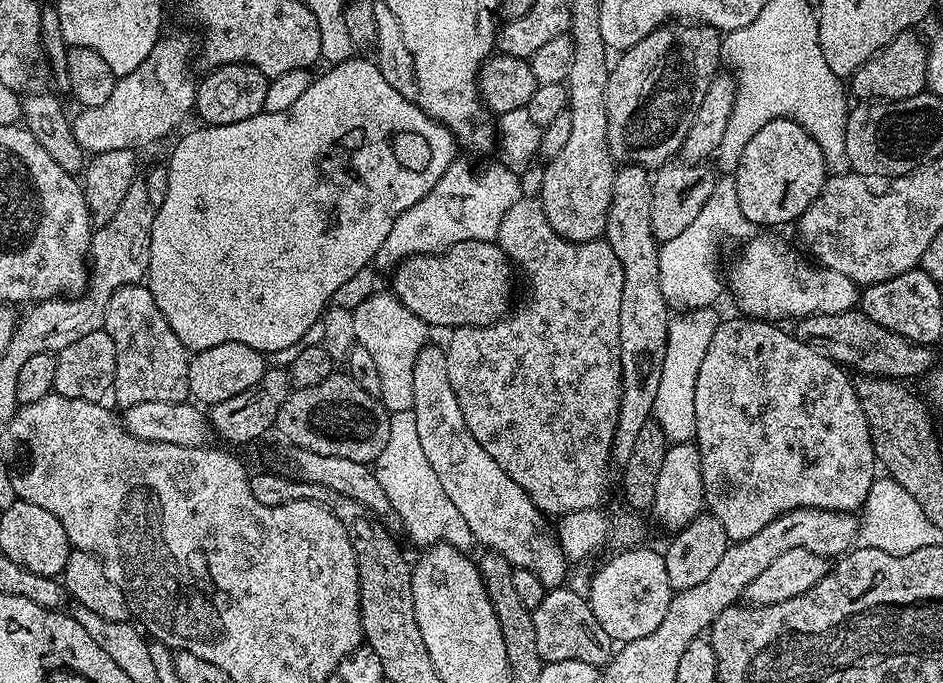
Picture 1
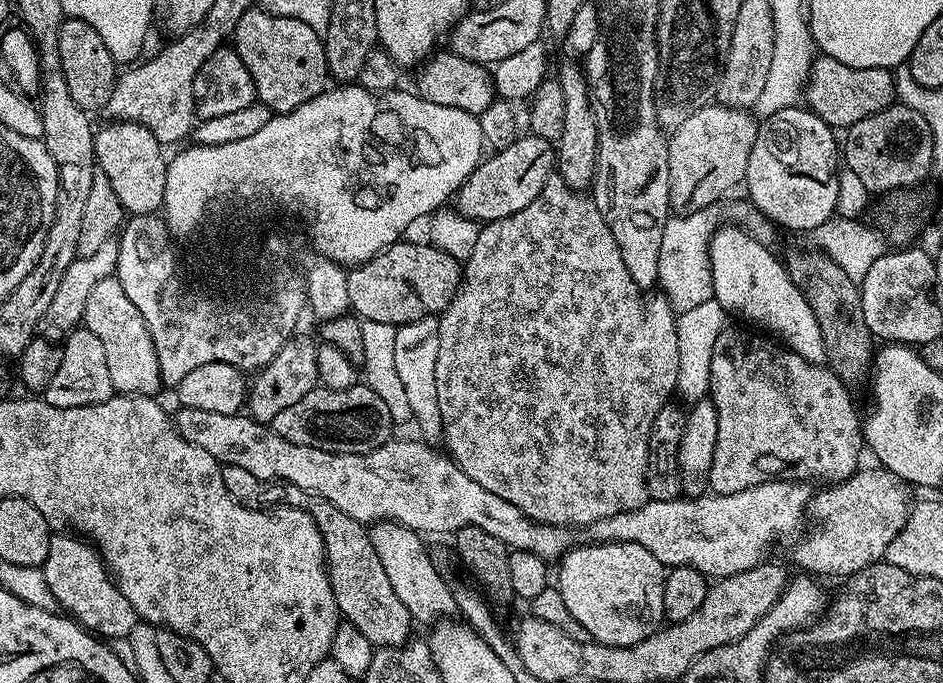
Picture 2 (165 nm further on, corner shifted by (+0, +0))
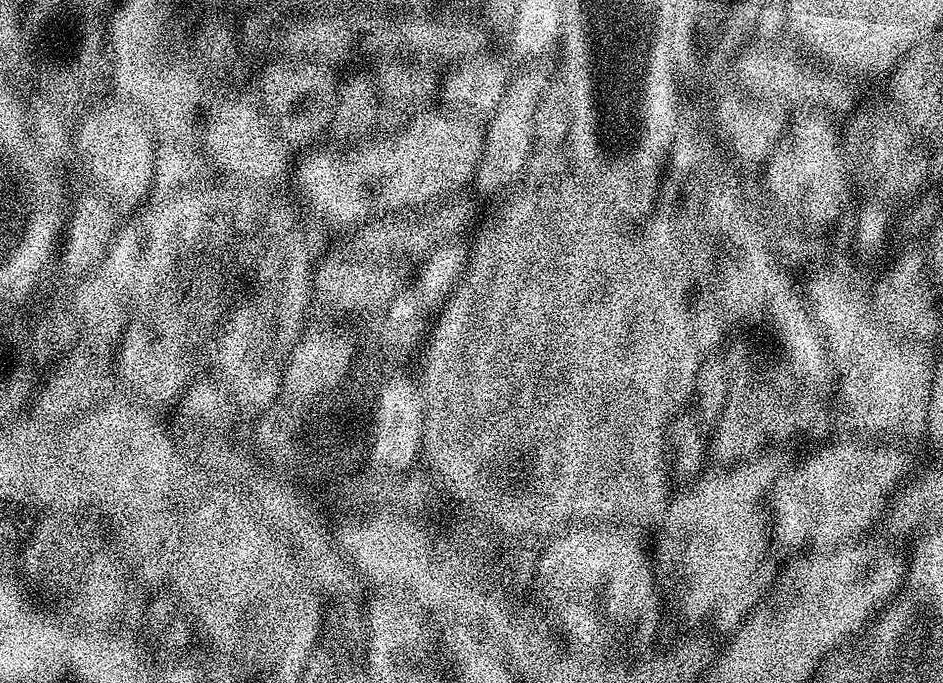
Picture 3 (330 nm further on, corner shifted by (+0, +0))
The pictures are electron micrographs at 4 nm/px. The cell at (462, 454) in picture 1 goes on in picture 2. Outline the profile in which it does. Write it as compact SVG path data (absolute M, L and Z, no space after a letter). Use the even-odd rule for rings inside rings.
M425 314L419 320L399 325L394 340L394 367L398 370L399 381L406 388L412 420L420 427L419 435L428 442L439 441L442 436L438 410L438 386L434 382L434 366L438 366L439 329L439 319L435 315Z

